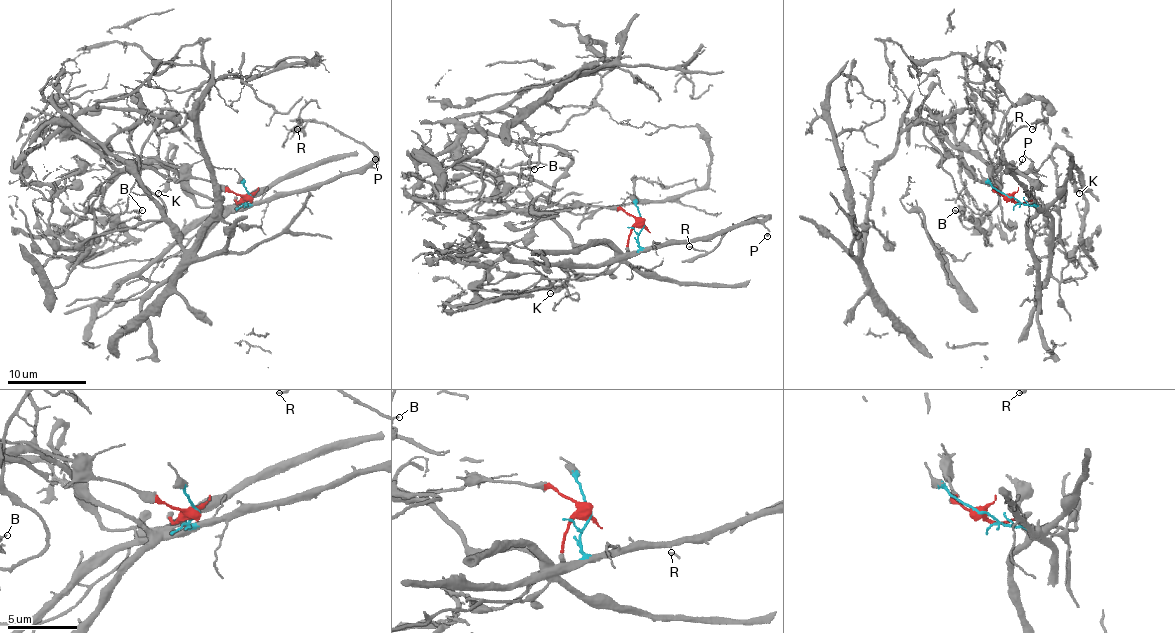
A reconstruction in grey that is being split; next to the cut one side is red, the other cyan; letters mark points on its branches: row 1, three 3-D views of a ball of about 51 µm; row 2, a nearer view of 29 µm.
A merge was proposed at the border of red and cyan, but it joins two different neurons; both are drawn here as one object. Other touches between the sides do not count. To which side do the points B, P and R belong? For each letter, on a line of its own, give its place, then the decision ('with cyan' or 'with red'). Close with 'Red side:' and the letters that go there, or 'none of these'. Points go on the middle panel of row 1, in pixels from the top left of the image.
B: (534, 169) | with red
P: (767, 236) | with cyan
R: (689, 246) | with cyan
Red side: B

